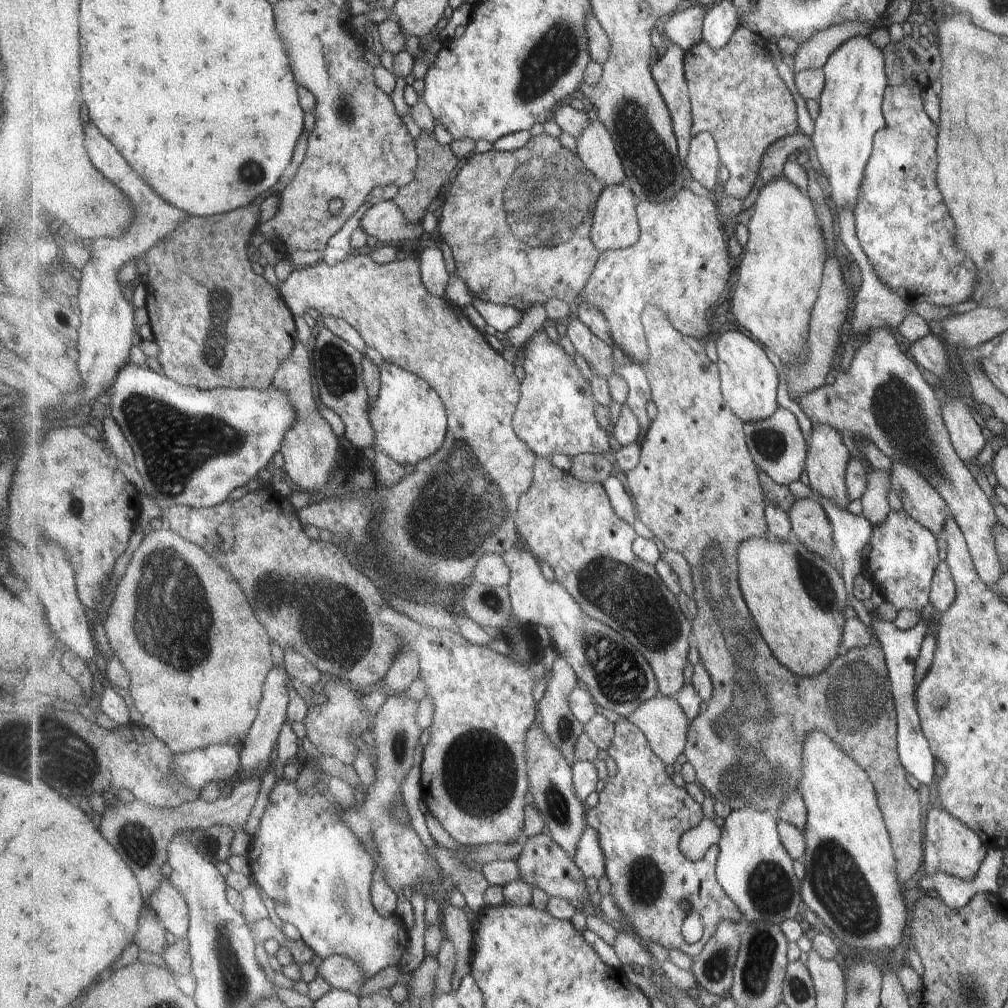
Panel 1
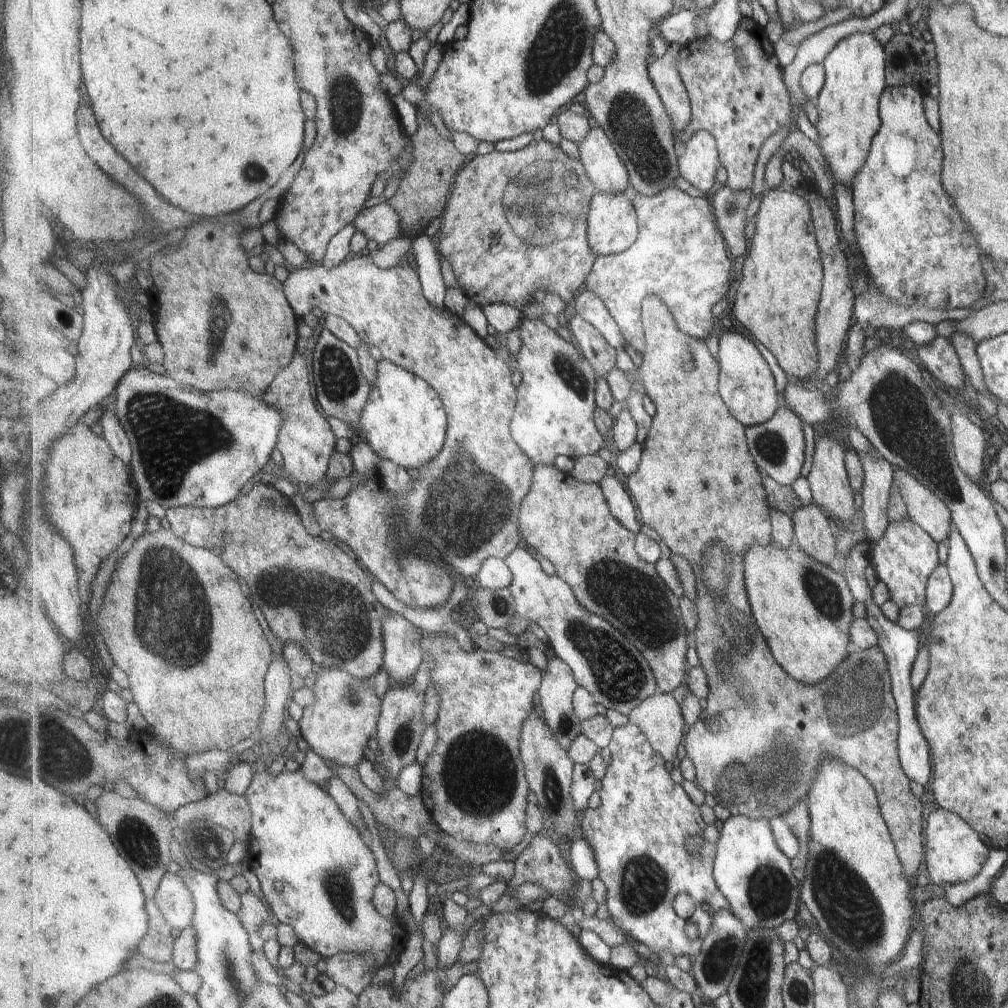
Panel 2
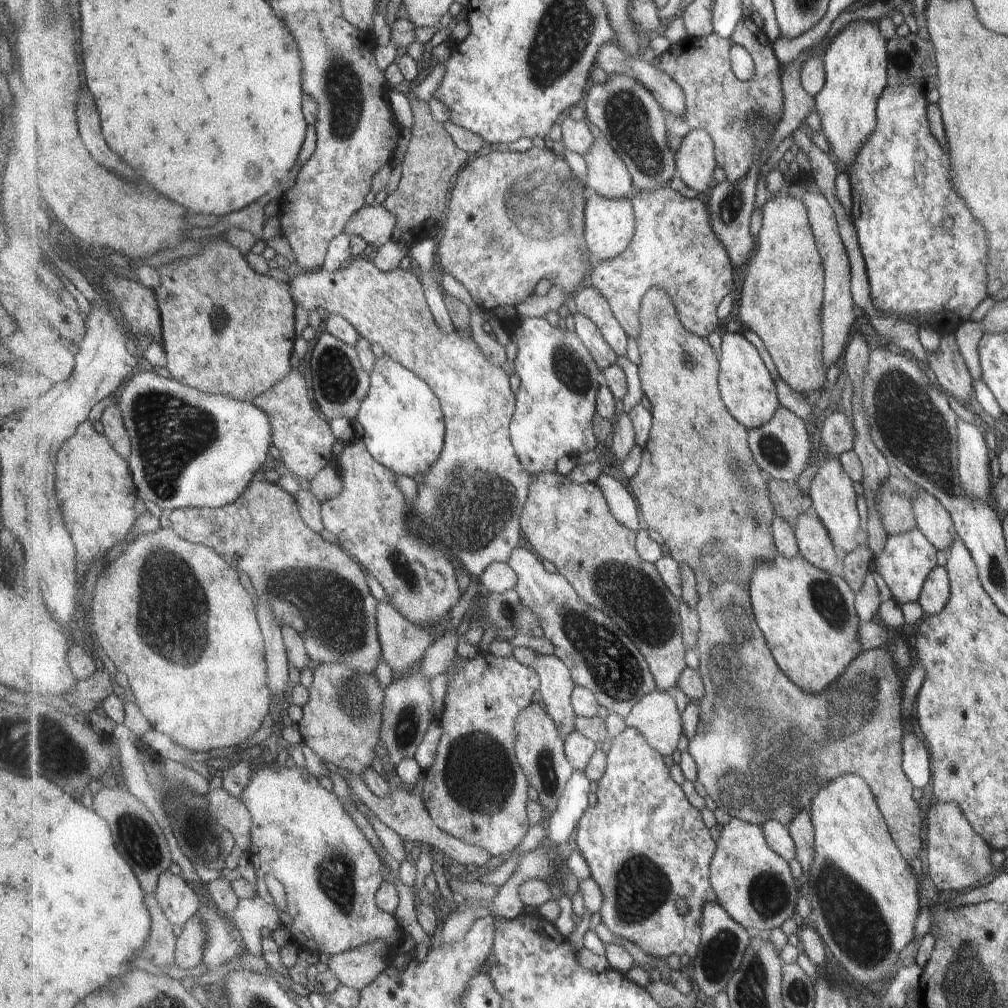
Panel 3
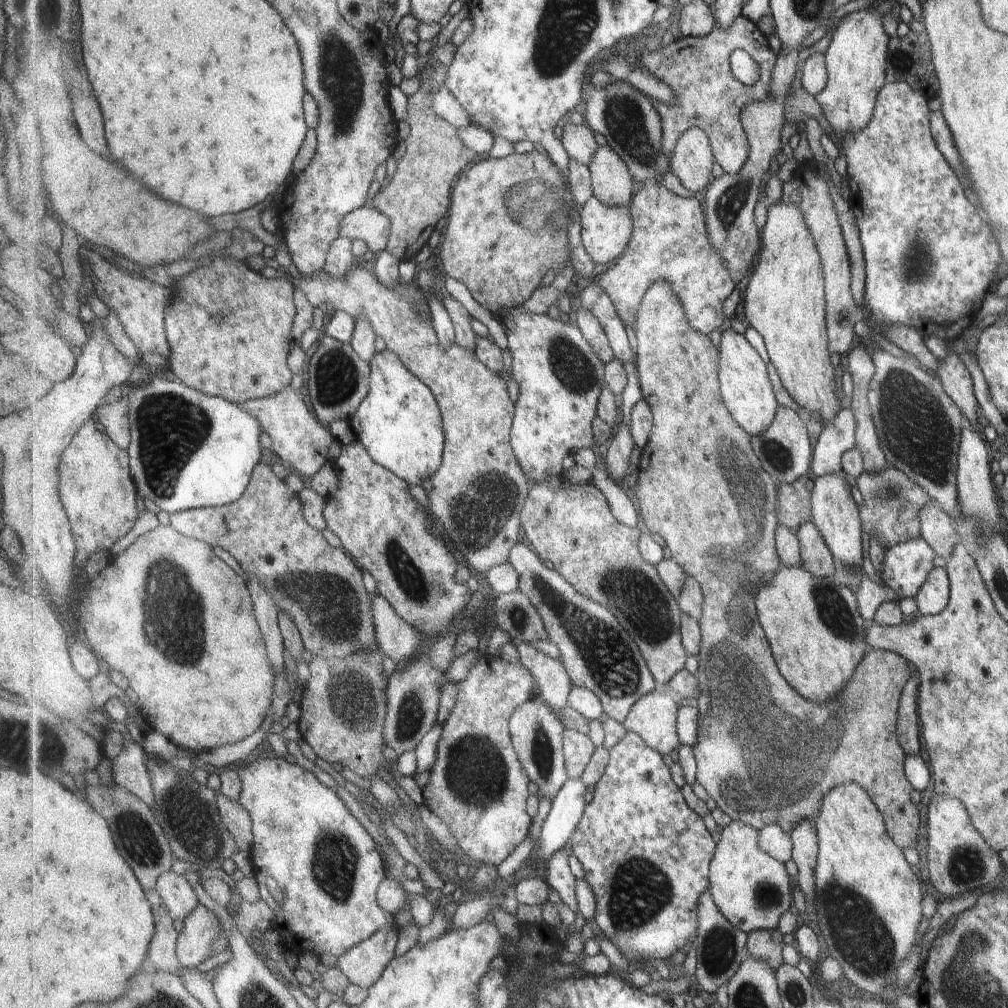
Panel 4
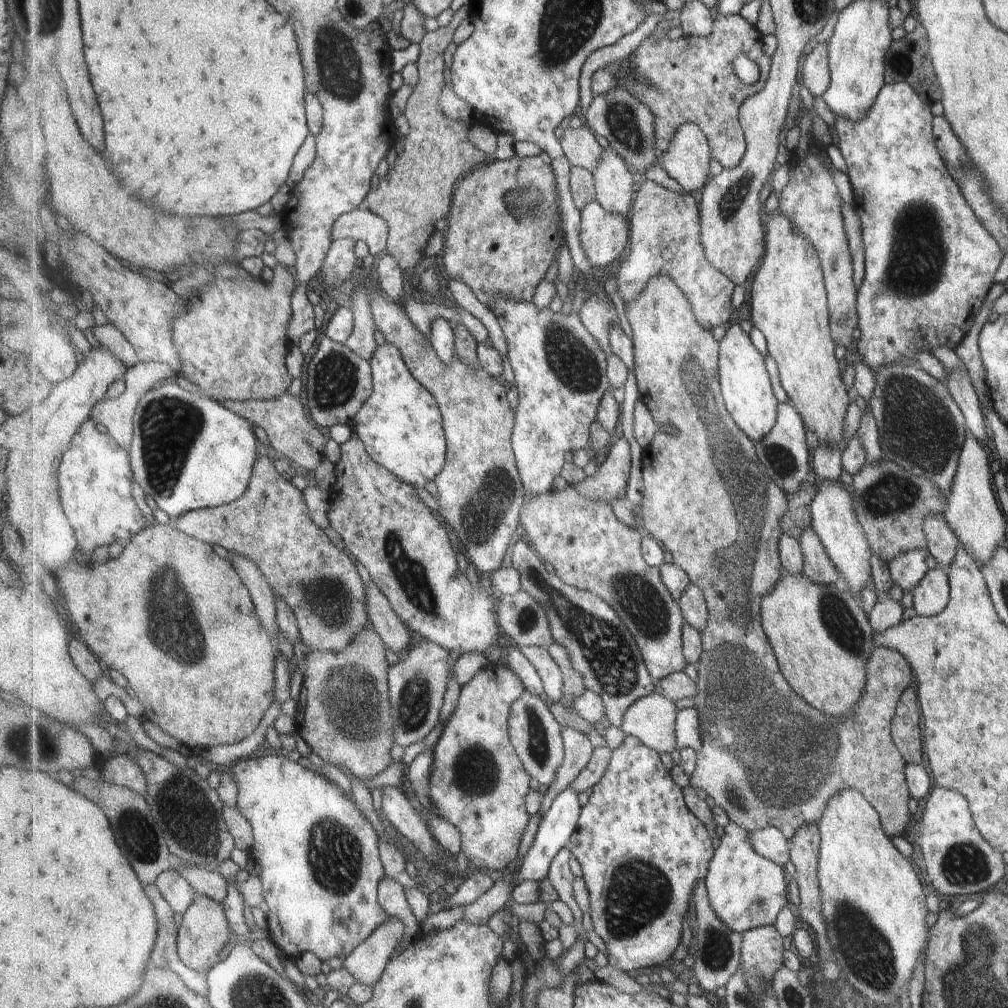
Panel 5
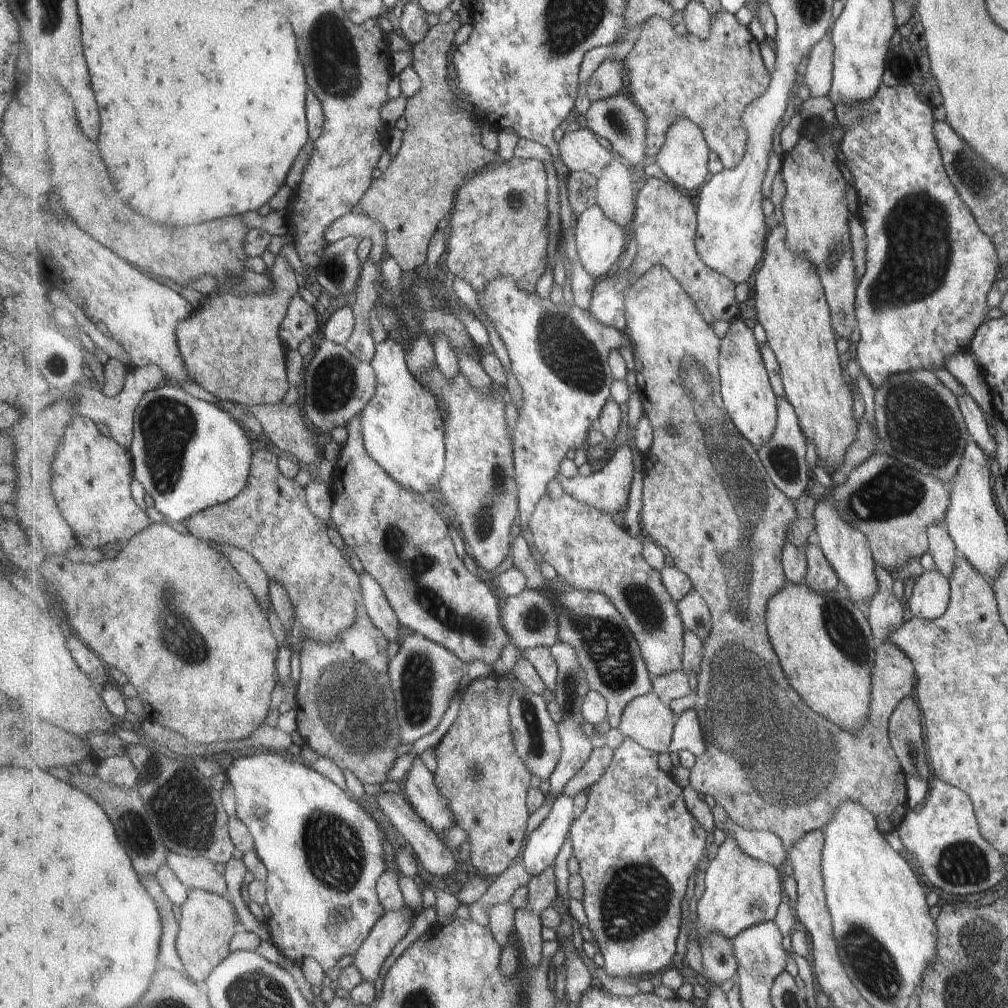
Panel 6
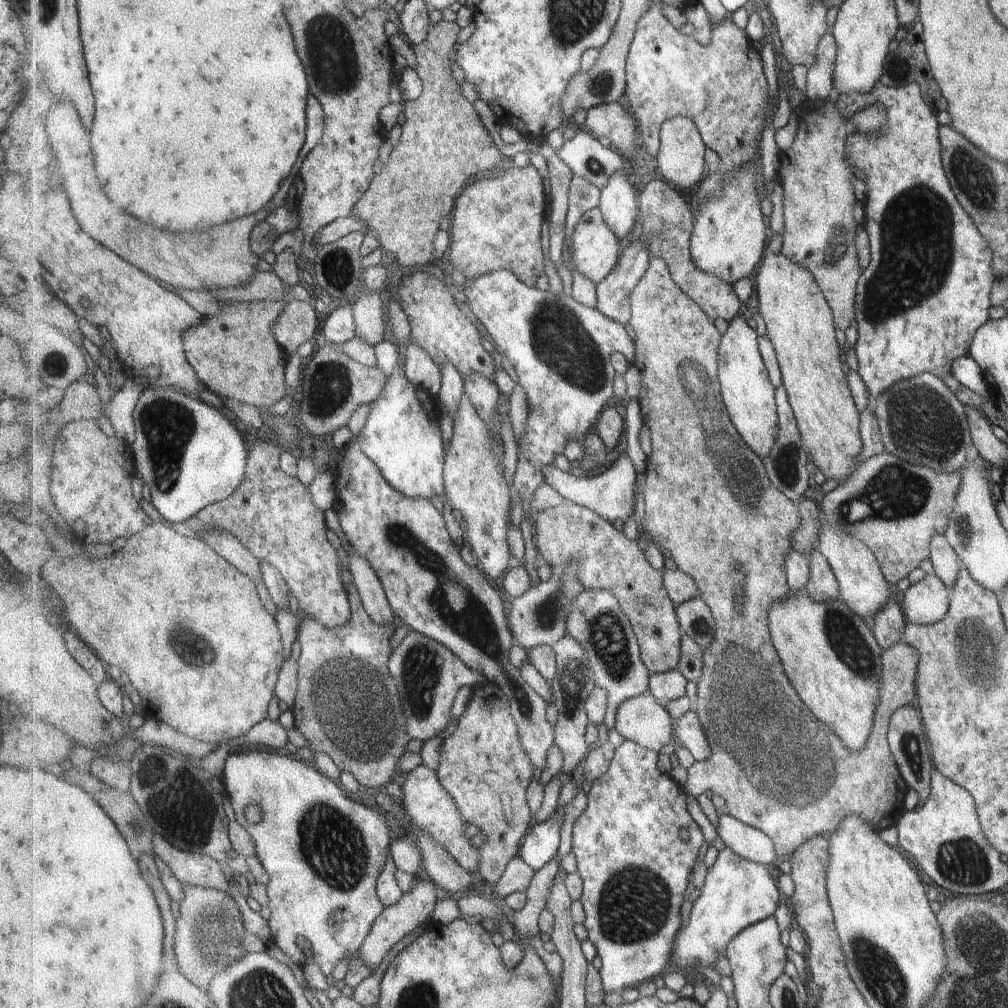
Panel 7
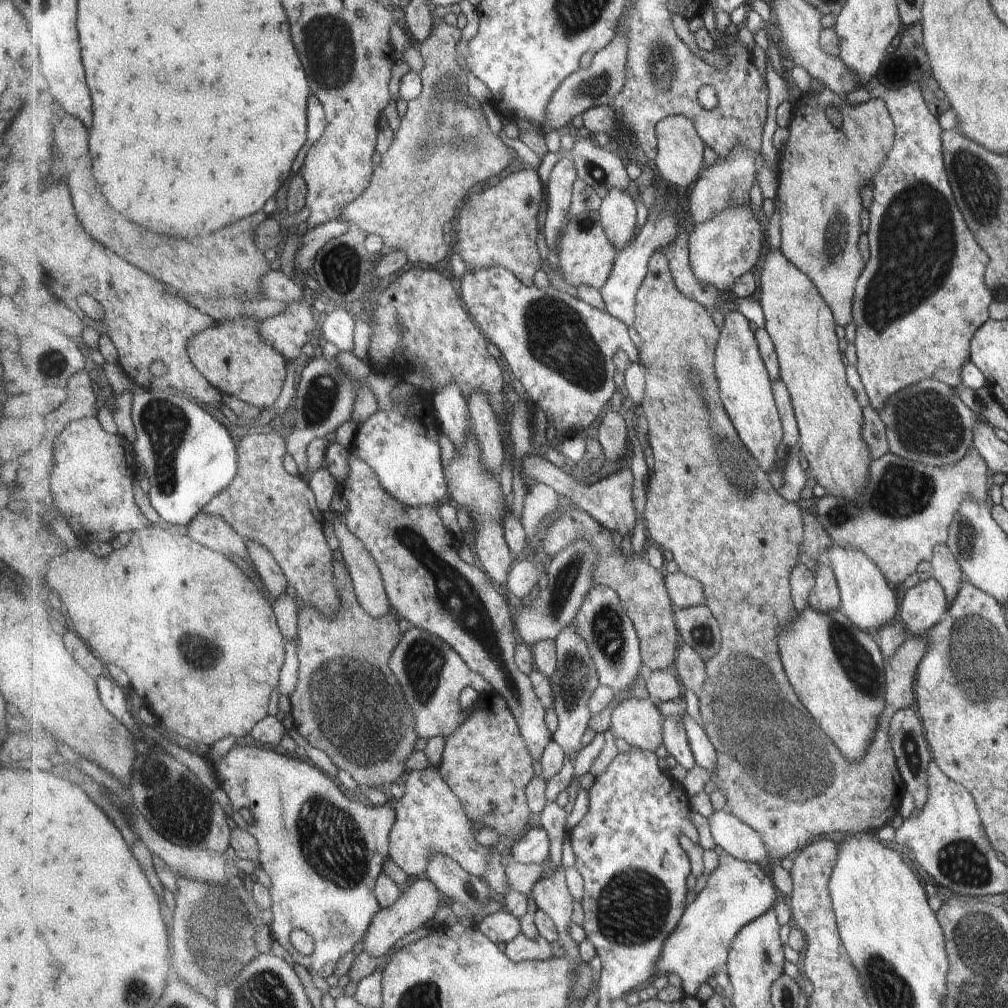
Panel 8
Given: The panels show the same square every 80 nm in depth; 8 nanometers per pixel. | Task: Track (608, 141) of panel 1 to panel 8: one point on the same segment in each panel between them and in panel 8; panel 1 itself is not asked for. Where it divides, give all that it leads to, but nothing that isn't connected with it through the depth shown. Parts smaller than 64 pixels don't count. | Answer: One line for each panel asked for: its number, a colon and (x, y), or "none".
2: (606, 170)
3: (610, 177)
4: (612, 181)
5: (614, 181)
6: (617, 193)
7: (619, 204)
8: (619, 214)

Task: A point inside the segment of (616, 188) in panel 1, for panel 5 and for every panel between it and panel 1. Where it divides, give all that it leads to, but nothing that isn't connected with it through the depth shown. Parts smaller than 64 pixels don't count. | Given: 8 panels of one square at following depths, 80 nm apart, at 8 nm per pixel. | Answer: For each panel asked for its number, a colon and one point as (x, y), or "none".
2: (613, 220)
3: (610, 224)
4: (607, 231)
5: (605, 236)

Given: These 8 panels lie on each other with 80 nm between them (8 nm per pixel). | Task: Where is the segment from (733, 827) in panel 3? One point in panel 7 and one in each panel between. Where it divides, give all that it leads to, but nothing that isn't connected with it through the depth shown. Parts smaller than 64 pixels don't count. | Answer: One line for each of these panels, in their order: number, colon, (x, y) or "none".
4: (753, 889)
5: (746, 890)
6: (741, 891)
7: (737, 893)

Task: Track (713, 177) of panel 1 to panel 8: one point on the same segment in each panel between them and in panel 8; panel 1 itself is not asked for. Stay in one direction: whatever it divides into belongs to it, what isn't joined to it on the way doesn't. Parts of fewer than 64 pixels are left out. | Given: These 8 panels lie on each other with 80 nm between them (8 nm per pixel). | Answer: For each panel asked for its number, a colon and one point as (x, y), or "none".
2: (698, 164)
3: (696, 160)
4: (694, 155)
5: (687, 159)
6: (683, 158)
7: (681, 159)
8: (680, 147)

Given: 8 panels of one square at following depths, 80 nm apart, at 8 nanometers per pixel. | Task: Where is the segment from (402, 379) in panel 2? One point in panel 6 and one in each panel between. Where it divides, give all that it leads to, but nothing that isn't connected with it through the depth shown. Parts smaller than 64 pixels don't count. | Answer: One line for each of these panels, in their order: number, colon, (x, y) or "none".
3: (402, 421)
4: (401, 424)
5: (402, 427)
6: (404, 430)

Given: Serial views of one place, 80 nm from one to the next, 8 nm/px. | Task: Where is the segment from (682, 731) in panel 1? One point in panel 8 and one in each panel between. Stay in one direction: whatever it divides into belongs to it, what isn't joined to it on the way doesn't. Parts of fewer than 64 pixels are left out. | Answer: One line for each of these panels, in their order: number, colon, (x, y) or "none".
2: (660, 717)
3: (656, 716)
4: (654, 717)
5: (652, 719)
6: (648, 720)
7: (643, 719)
8: (637, 721)

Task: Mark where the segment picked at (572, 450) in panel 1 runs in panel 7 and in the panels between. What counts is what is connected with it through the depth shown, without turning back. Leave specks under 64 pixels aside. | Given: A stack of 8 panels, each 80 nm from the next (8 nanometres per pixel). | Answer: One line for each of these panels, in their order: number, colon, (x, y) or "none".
2: (556, 403)
3: (557, 400)
4: (560, 376)
5: (561, 370)
6: (560, 354)
7: (561, 350)

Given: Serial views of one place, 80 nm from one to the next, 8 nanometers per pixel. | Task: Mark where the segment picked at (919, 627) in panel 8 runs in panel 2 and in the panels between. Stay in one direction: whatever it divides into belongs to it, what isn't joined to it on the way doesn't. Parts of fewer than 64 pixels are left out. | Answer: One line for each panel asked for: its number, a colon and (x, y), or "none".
2: (938, 589)
3: (934, 592)
4: (931, 597)
5: (930, 596)
6: (928, 599)
7: (925, 602)

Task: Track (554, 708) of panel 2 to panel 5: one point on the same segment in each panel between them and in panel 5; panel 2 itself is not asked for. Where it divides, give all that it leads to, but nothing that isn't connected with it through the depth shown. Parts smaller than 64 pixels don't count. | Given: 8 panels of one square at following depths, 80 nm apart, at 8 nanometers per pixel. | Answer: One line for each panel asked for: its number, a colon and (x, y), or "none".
3: (557, 685)
4: (555, 683)
5: (548, 668)

